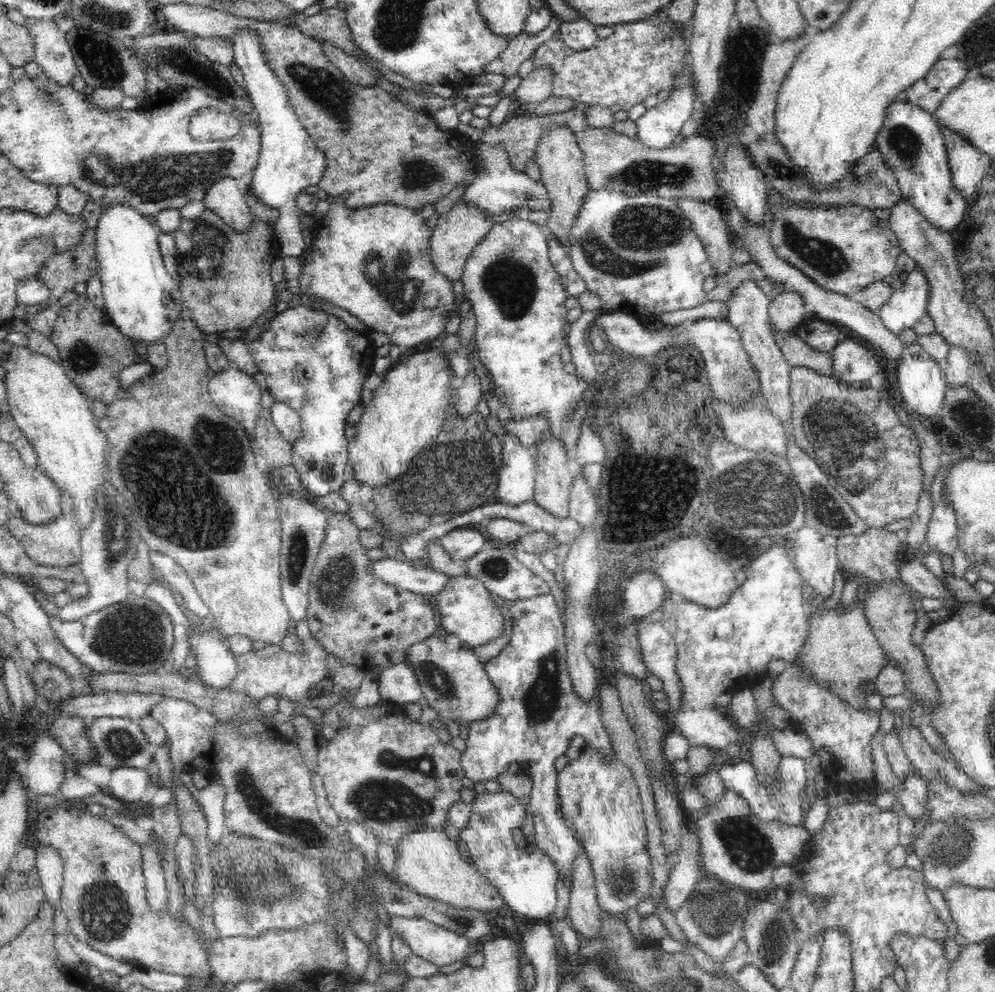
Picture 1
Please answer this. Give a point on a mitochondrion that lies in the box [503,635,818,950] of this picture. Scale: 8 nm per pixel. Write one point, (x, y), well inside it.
(714, 913)

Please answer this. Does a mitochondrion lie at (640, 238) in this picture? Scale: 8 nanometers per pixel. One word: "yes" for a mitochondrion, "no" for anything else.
yes

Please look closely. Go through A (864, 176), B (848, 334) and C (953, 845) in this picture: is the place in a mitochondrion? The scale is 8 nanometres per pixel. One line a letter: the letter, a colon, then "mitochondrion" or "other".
A: mitochondrion
B: other
C: mitochondrion

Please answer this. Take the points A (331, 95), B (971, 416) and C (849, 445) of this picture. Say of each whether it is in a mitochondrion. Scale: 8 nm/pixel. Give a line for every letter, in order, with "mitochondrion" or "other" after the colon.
A: mitochondrion
B: mitochondrion
C: mitochondrion

